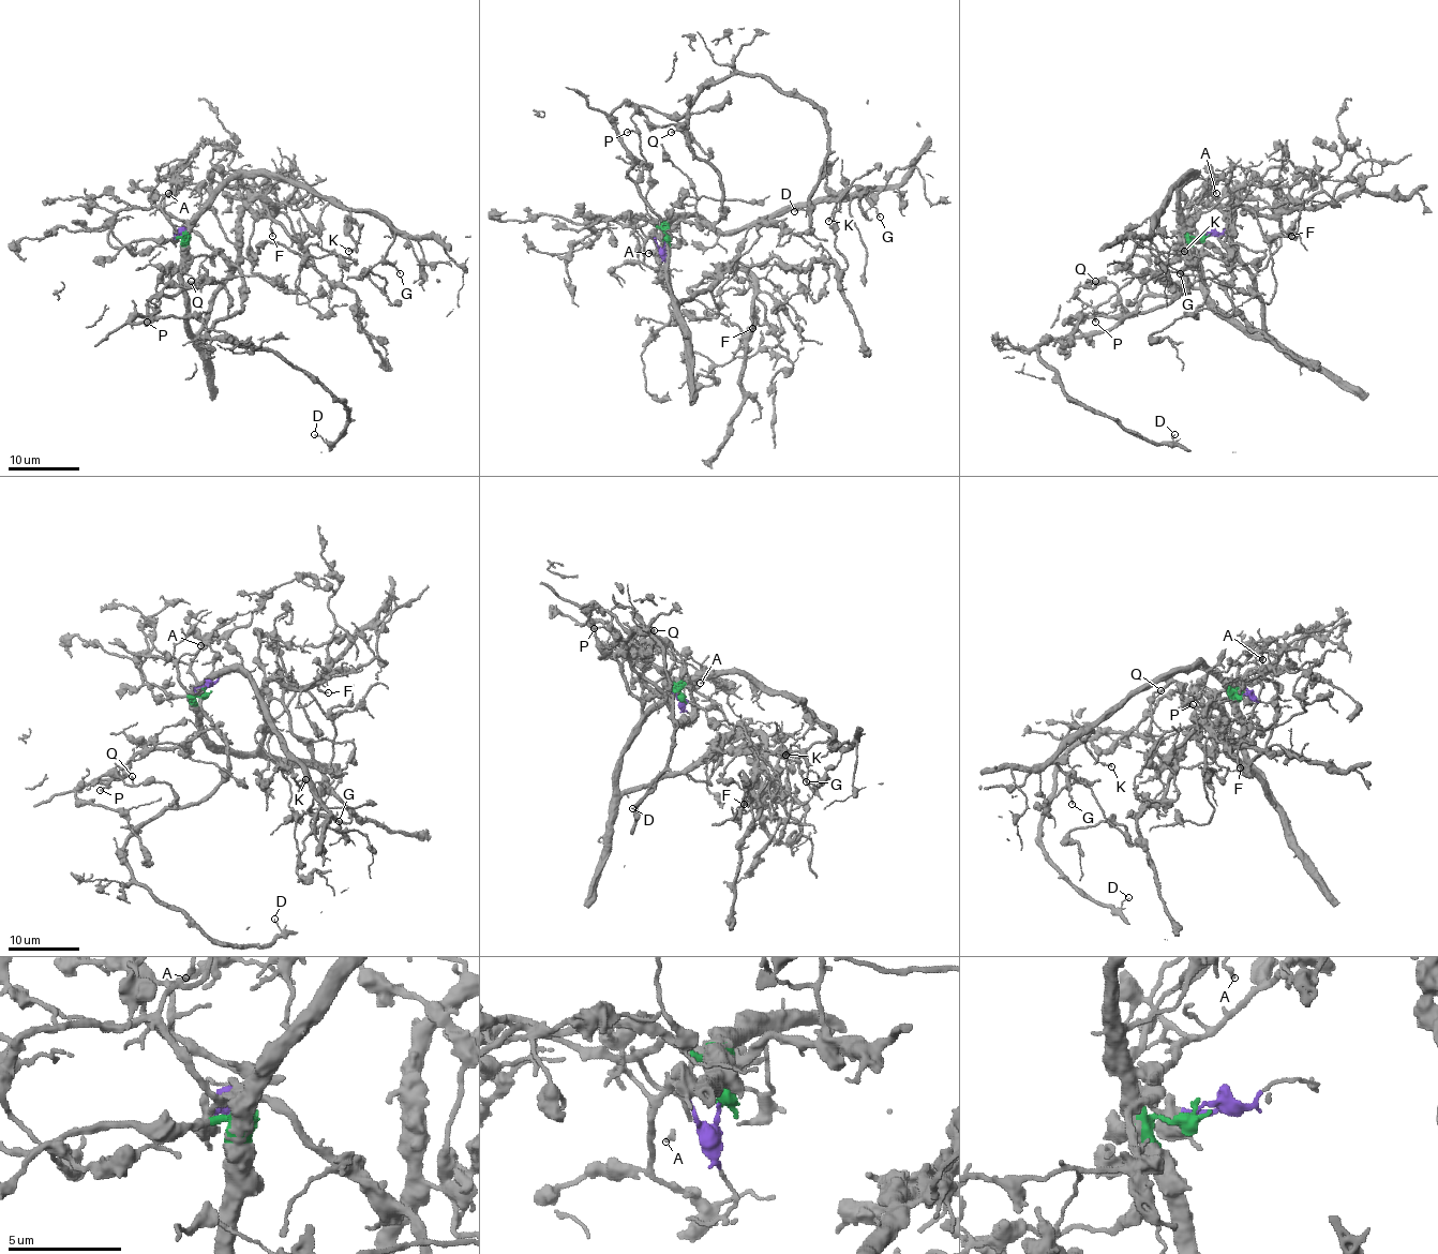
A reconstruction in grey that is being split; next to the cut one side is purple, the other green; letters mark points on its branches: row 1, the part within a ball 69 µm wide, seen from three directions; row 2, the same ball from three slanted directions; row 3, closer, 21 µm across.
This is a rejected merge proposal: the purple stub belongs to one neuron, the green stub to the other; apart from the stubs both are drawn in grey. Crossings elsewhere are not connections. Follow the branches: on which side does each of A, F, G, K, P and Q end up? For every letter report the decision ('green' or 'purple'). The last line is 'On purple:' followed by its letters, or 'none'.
A: purple
F: green
G: green
K: green
P: purple
Q: purple
On purple: A, P, Q

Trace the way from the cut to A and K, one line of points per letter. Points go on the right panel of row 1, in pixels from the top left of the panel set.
A: (1206, 233), (1194, 235), (1185, 215), (1211, 183), (1216, 194)
K: (1204, 233), (1188, 235), (1180, 191), (1195, 175), (1191, 175), (1156, 211), (1158, 235), (1172, 249), (1185, 251)

